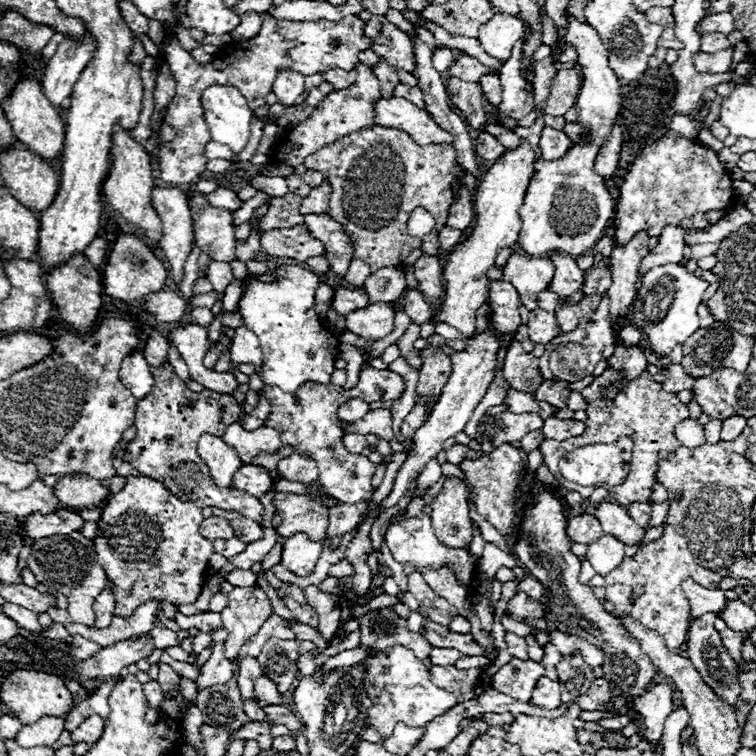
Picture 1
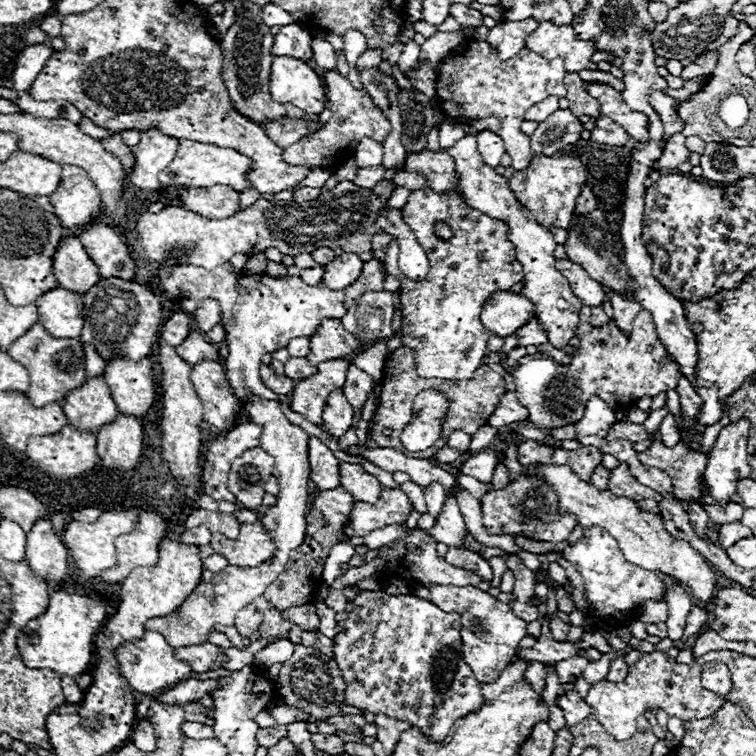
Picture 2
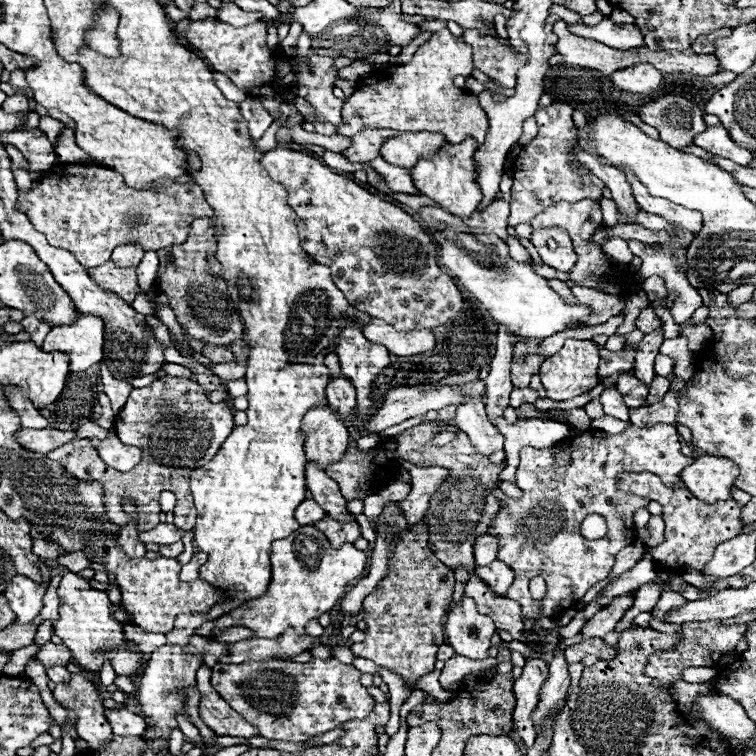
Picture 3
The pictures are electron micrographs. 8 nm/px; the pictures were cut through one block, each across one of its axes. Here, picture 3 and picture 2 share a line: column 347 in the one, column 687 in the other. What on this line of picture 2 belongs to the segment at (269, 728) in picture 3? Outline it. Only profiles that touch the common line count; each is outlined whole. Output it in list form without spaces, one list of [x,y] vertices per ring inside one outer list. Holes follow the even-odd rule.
[[[650,652],[644,654],[636,664],[630,666],[630,672],[624,682],[600,682],[594,684],[586,696],[586,702],[590,702],[592,716],[598,718],[598,722],[612,734],[616,740],[628,740],[636,732],[636,718],[644,716],[646,710],[664,710],[670,718],[676,716],[684,722],[694,718],[706,718],[714,714],[722,704],[724,698],[716,696],[710,690],[704,690],[700,684],[702,674],[700,662],[692,664],[680,664],[674,658],[670,658],[666,652]]]

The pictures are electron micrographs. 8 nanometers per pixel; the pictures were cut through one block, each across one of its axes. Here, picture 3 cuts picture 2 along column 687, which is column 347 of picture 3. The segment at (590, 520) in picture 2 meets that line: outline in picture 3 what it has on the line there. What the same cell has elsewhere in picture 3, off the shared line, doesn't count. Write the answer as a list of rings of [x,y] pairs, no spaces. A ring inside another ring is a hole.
[[[300,526],[288,538],[272,544],[272,582],[268,592],[250,602],[250,608],[248,604],[242,604],[218,618],[214,632],[222,632],[230,626],[246,626],[254,630],[258,638],[278,638],[292,626],[296,634],[302,634],[308,620],[330,612],[344,598],[346,588],[362,576],[366,560],[366,554],[354,548],[354,544],[332,548],[328,538],[324,538],[316,526]]]

